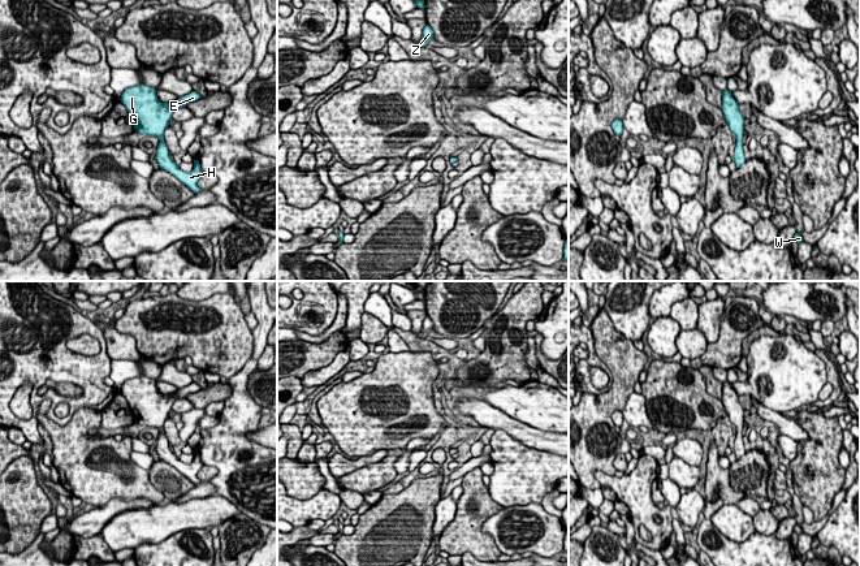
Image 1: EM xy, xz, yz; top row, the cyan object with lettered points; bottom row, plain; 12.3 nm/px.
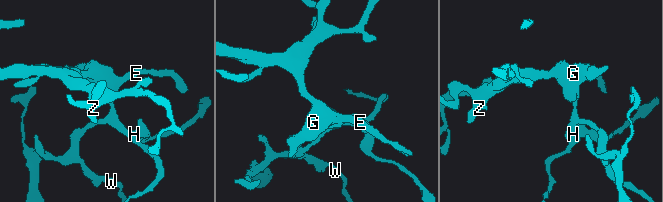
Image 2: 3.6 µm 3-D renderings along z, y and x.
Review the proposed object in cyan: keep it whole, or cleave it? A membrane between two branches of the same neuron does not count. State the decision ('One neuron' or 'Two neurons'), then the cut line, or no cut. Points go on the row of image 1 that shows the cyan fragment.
One neuron. No split

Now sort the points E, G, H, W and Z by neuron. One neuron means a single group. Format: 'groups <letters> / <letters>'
groups E G H W Z

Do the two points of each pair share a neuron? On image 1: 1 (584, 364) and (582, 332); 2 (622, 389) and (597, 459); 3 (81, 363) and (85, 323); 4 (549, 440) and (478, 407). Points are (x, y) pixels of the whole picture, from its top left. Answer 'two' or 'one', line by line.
1: one
2: one
3: one
4: one

